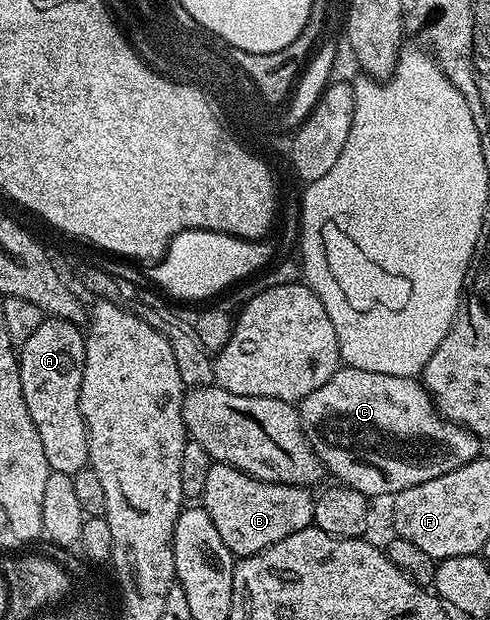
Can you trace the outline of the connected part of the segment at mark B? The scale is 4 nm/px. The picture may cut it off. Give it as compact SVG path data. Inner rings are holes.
M218 463L212 464L205 479L201 505L236 558L252 557L297 531L310 529L315 519L315 497L310 488L258 481L232 465Z

